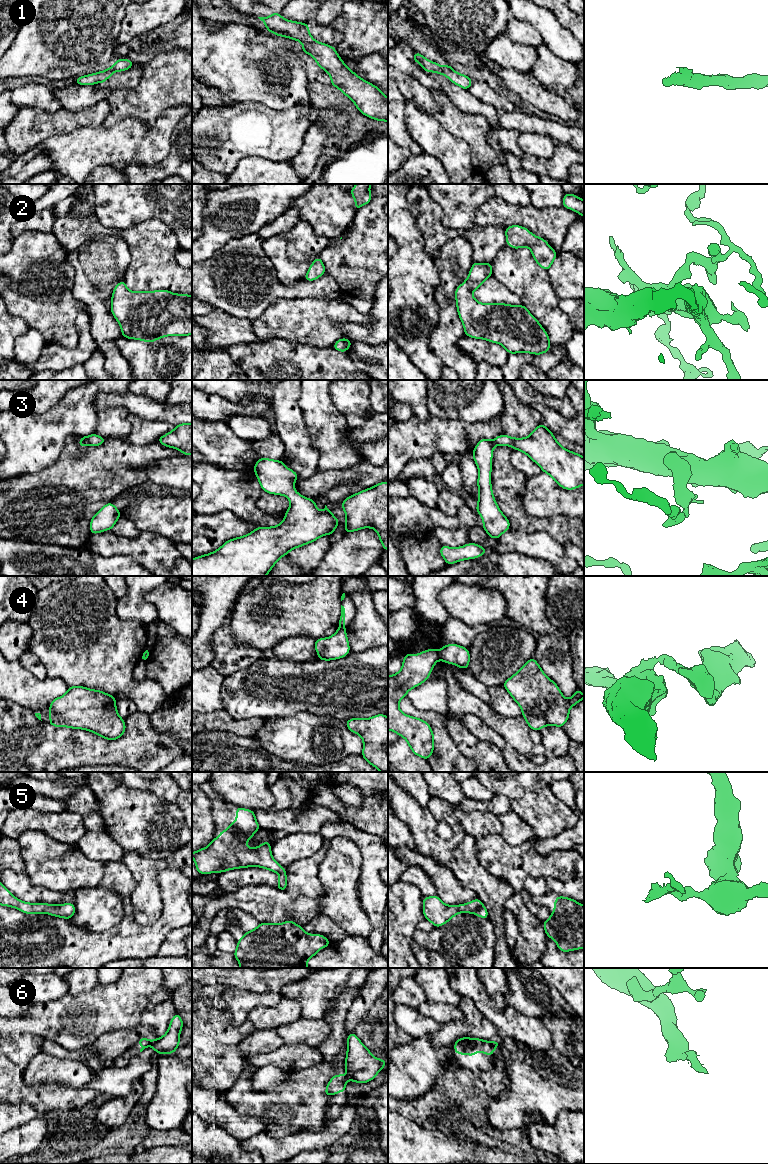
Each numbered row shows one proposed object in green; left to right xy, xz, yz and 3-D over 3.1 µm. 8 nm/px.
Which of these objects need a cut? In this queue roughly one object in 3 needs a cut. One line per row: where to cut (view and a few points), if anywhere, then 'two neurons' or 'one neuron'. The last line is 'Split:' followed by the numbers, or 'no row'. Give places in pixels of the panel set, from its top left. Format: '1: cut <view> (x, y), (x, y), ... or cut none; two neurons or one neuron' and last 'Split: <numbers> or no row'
1: cut none; one neuron
2: cut none; one neuron
3: cut none; one neuron
4: cut yz (438, 651), (440, 658); two neurons
5: cut none; one neuron
6: cut xy (152, 1041), (150, 1044); two neurons
Split: 4, 6

